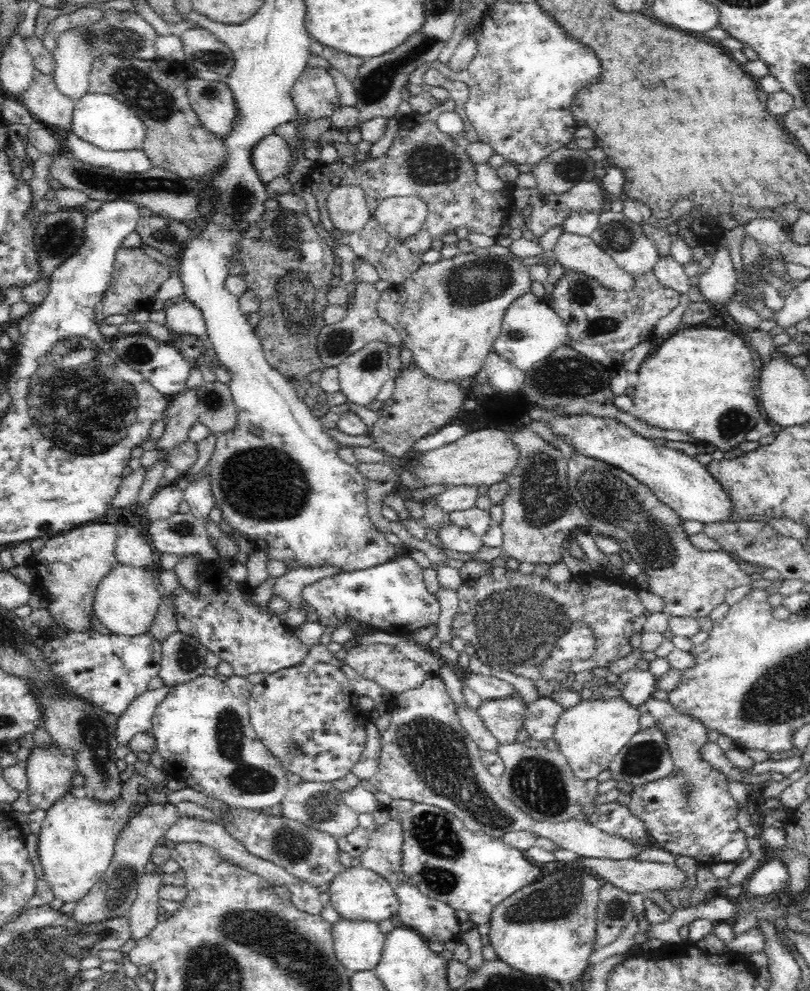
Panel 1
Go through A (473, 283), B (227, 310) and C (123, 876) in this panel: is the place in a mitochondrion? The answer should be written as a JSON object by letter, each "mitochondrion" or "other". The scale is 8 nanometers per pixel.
{"A":"mitochondrion","B":"other","C":"mitochondrion"}

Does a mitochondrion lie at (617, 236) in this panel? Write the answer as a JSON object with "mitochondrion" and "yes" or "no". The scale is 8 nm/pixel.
{"mitochondrion":"yes"}

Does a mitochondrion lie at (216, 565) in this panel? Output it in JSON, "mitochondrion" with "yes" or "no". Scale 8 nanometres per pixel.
{"mitochondrion":"no"}

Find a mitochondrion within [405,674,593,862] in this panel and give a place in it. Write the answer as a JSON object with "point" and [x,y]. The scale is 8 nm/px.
{"point":[537,782]}

